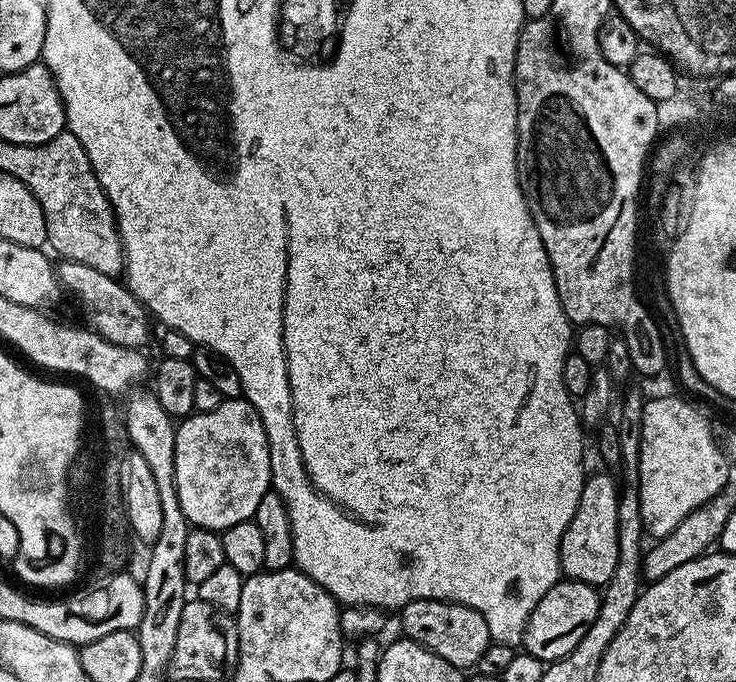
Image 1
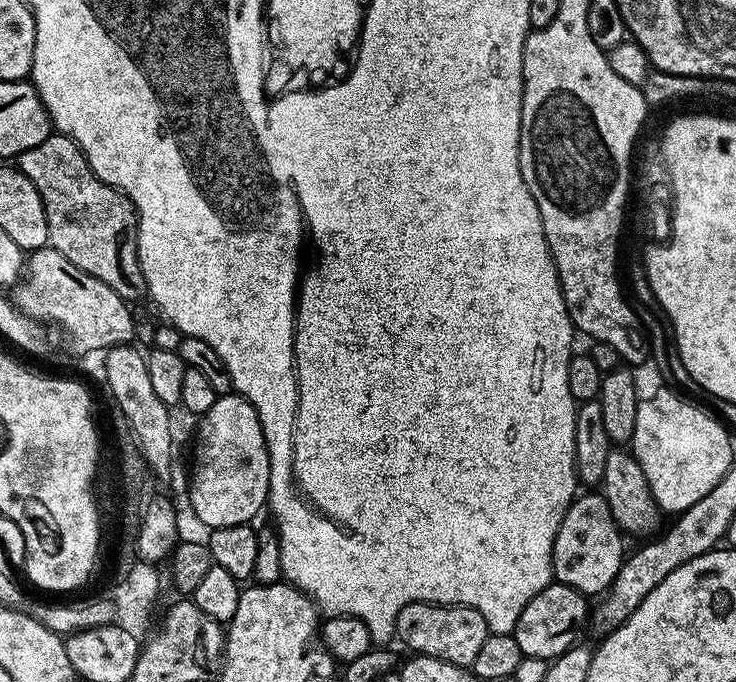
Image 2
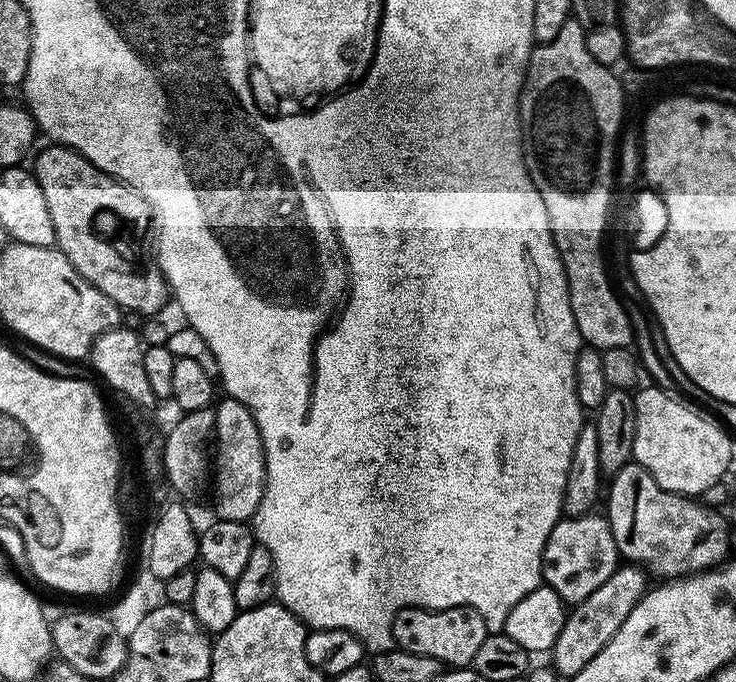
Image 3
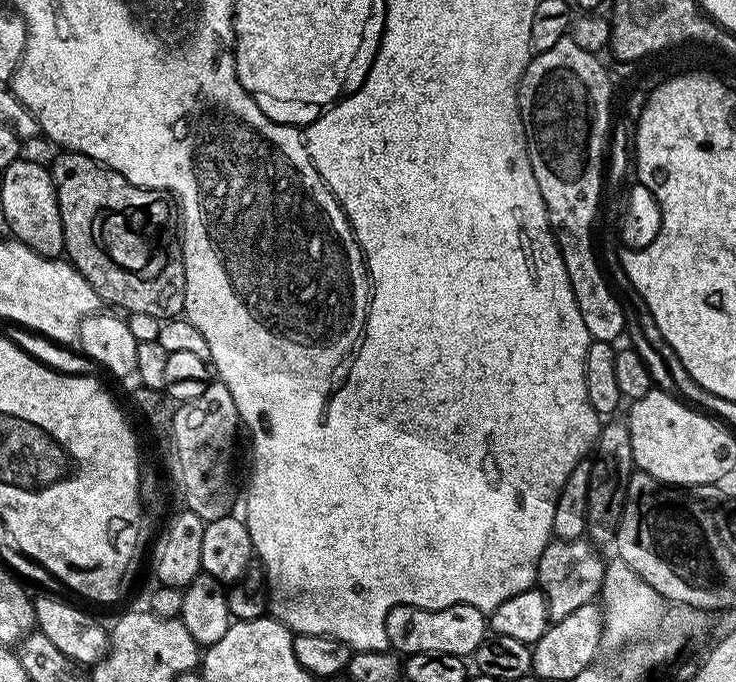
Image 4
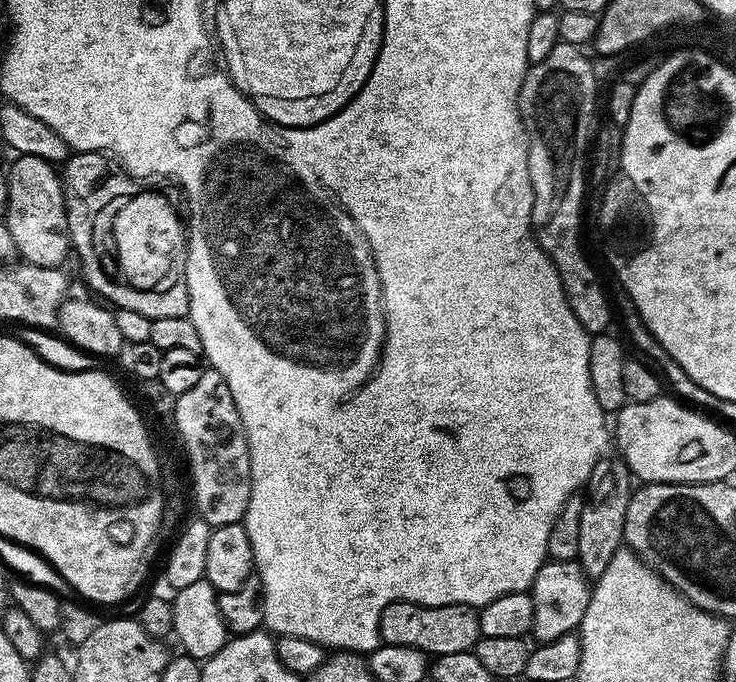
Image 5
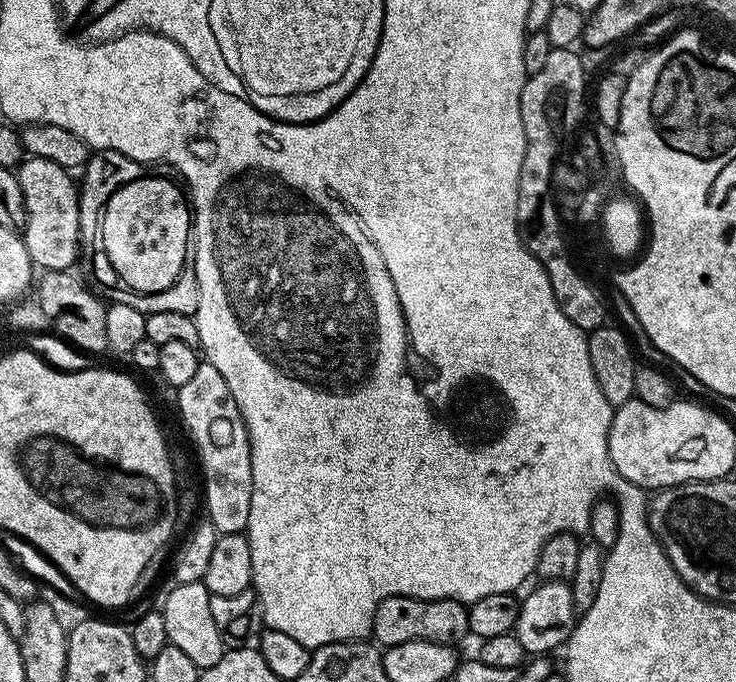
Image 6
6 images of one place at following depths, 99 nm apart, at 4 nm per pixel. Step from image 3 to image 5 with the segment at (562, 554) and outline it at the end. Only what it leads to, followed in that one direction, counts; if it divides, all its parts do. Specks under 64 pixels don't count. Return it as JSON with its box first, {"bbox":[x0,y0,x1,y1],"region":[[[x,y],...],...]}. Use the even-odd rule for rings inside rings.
{"bbox":[530,559,594,644],"region":[[[545,559],[543,566],[534,578],[530,595],[534,602],[534,622],[532,623],[531,639],[536,644],[554,642],[563,636],[573,635],[580,623],[585,623],[594,600],[594,592],[590,589],[588,575],[580,569],[580,563],[574,560]]]}

